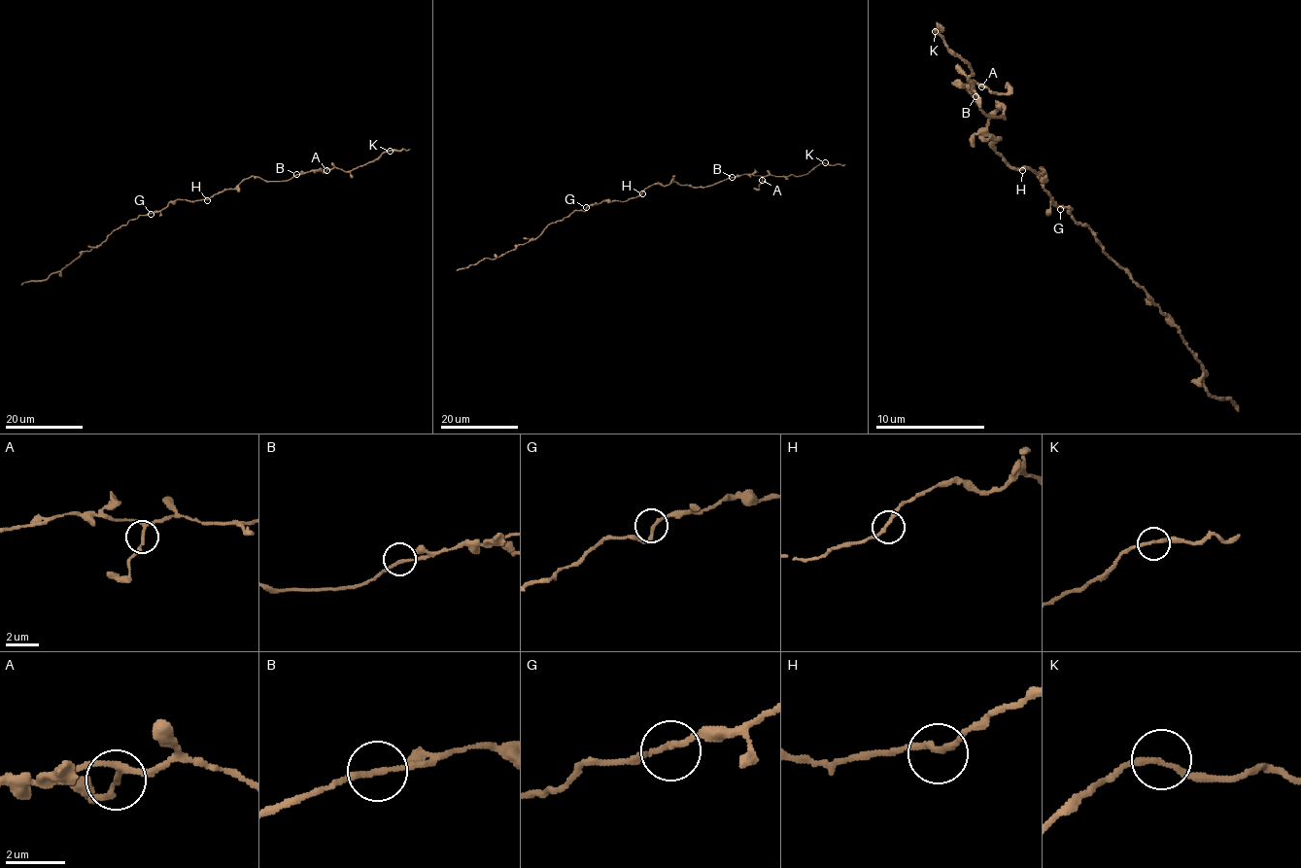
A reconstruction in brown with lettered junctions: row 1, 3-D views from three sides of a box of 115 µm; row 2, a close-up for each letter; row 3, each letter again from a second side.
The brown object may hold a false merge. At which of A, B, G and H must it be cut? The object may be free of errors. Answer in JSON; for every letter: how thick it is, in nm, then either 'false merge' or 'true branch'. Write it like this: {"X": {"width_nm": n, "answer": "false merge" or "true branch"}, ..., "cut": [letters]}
{"A": {"width_nm": 150, "answer": "true branch"}, "B": {"width_nm": 170, "answer": "true branch"}, "G": {"width_nm": 180, "answer": "true branch"}, "H": {"width_nm": 200, "answer": "true branch"}, "cut": []}

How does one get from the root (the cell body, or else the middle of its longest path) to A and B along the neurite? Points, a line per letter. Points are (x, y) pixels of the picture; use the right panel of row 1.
A: (1019, 168), (992, 146), (986, 121), (1003, 108), (978, 108), (968, 88), (981, 86)
B: (1019, 168), (992, 146), (998, 138), (986, 129), (998, 102), (1003, 108), (1003, 116), (986, 116), (975, 96)

